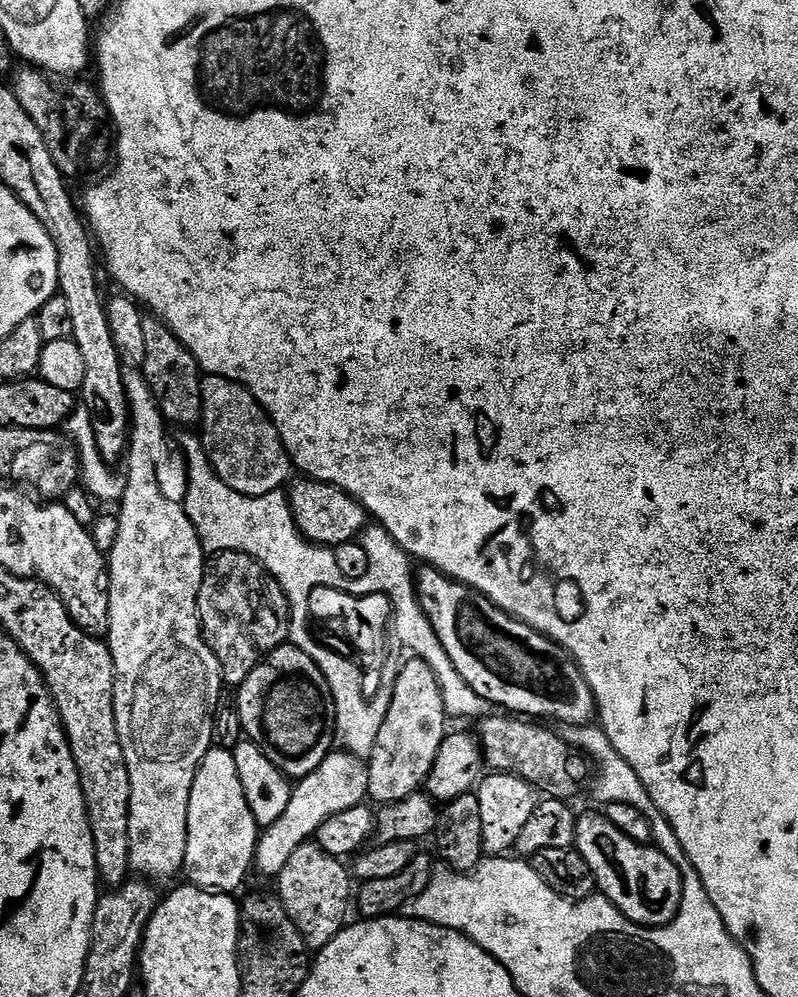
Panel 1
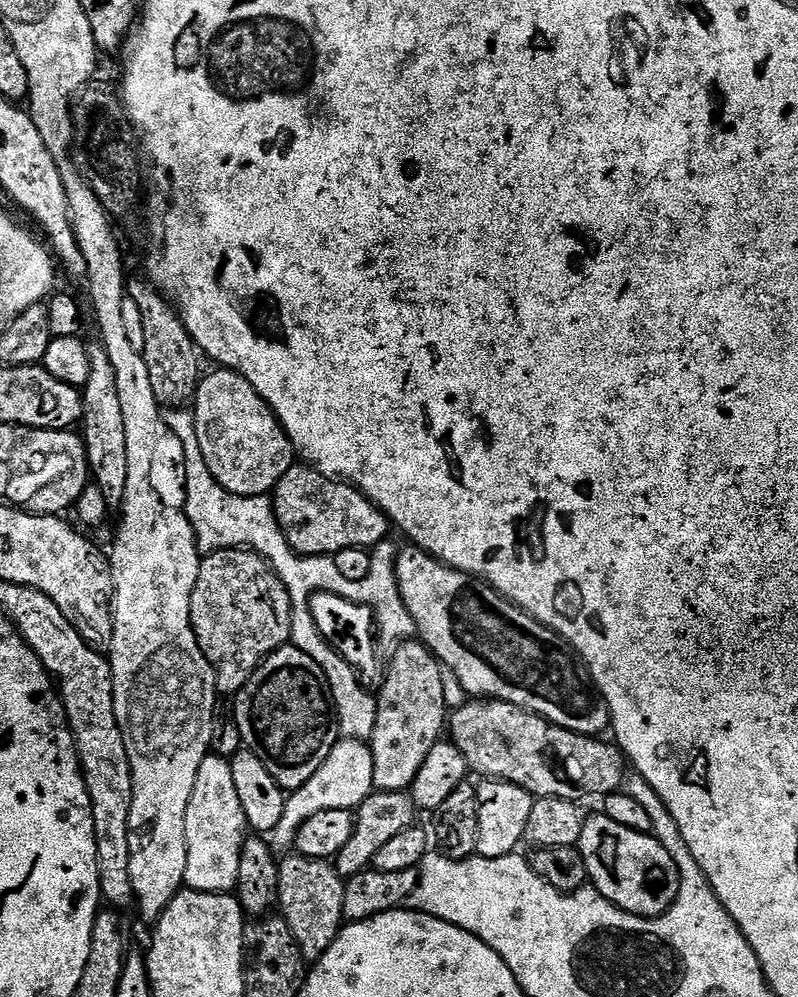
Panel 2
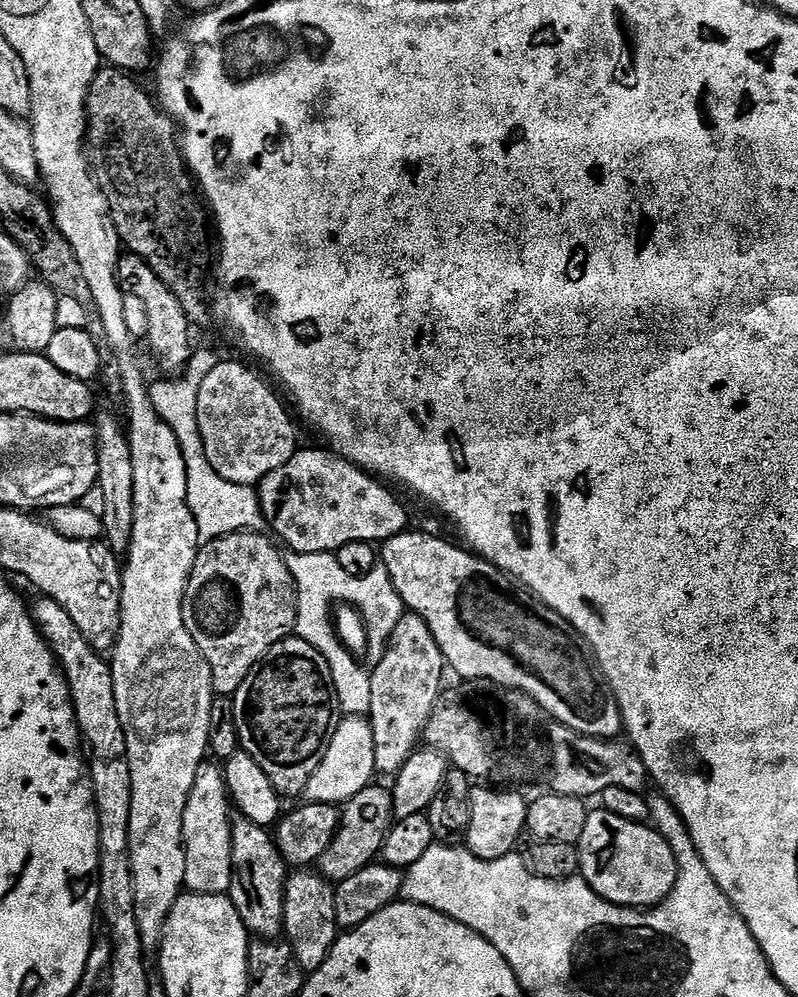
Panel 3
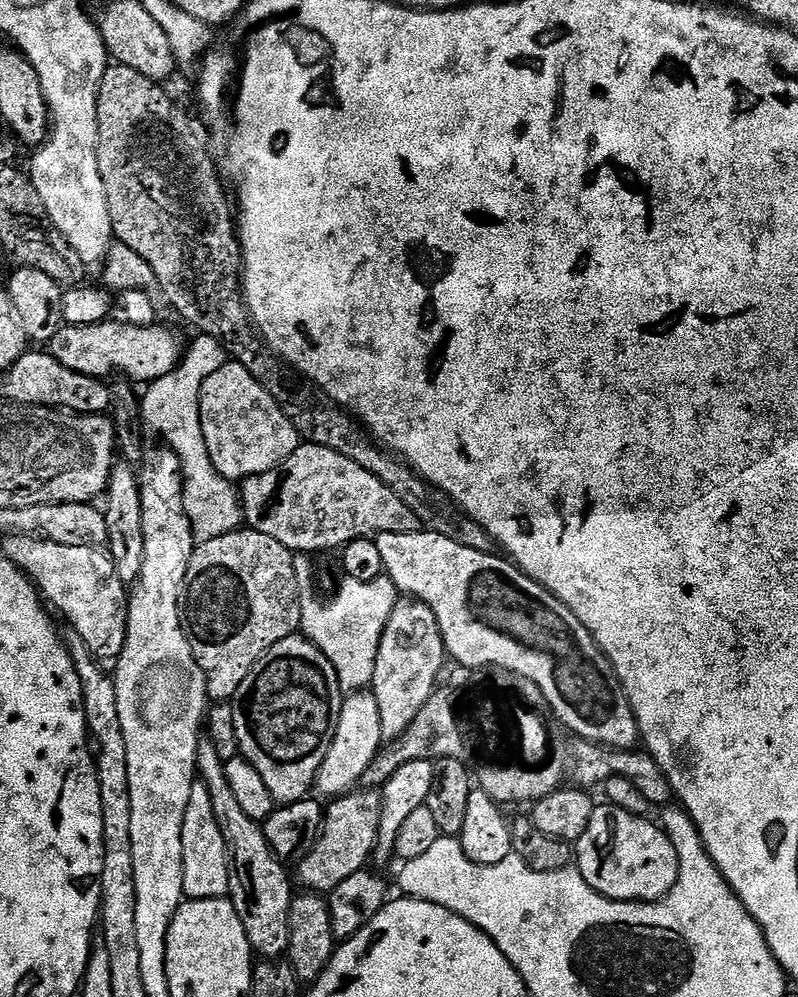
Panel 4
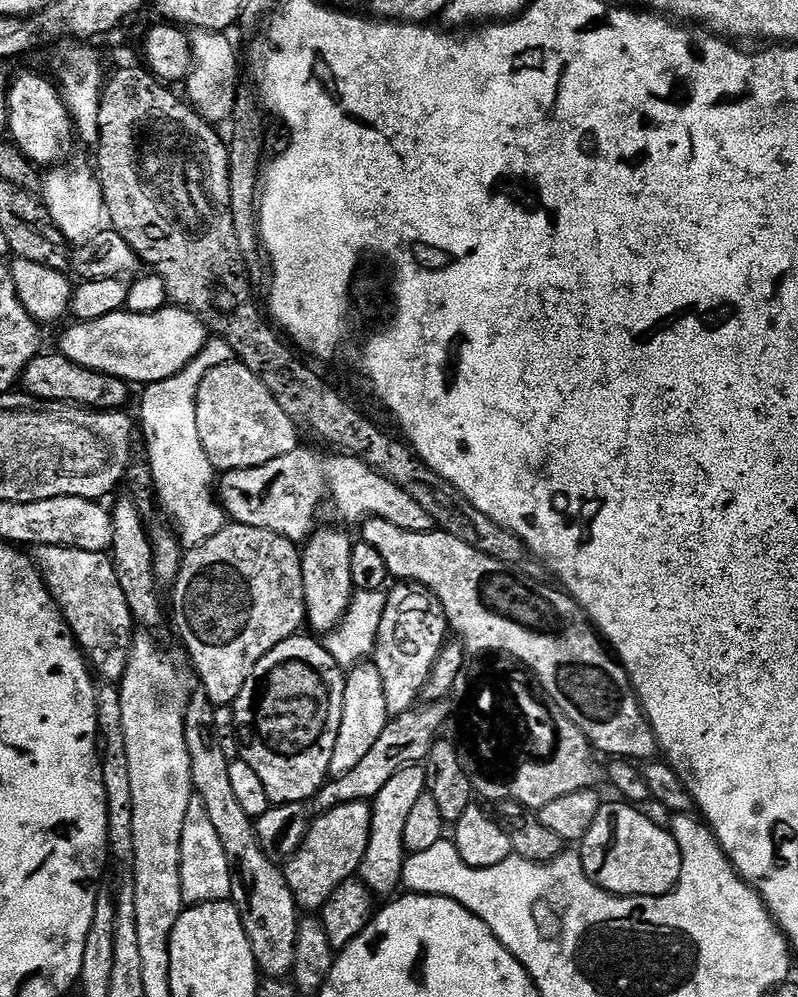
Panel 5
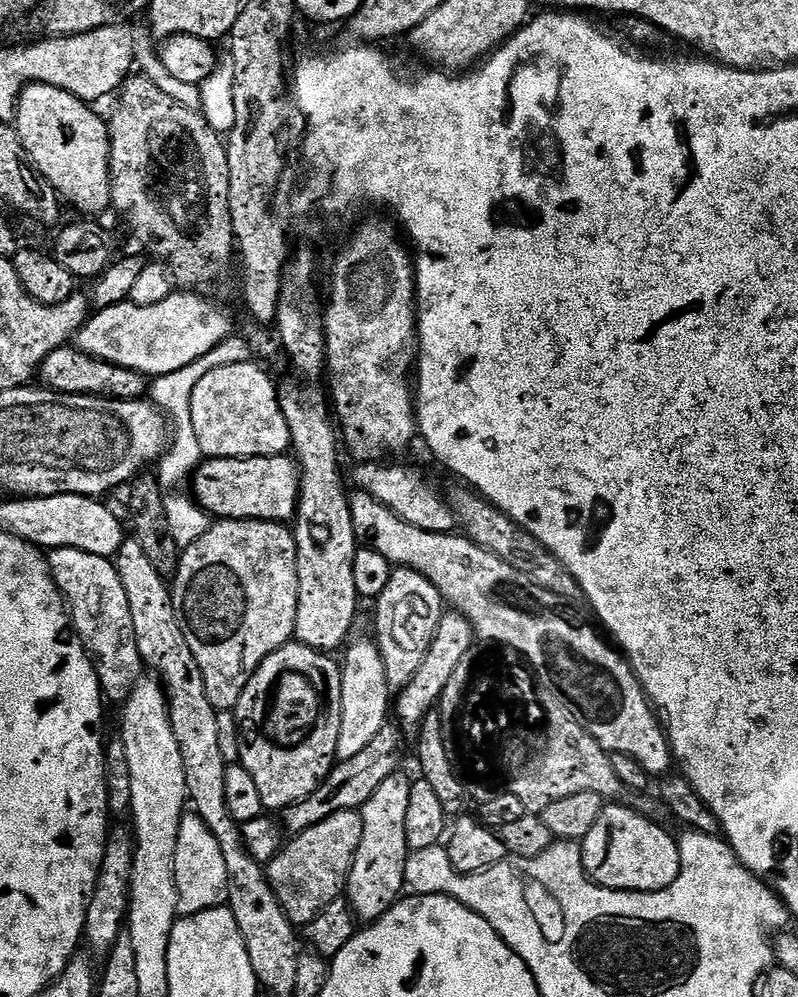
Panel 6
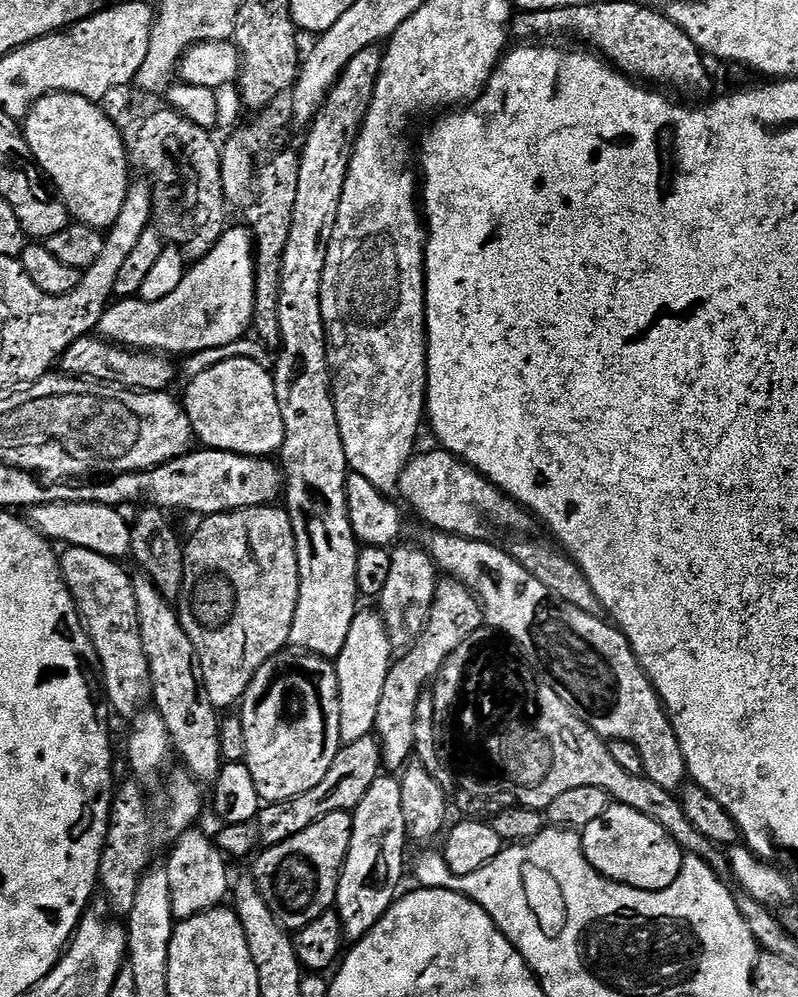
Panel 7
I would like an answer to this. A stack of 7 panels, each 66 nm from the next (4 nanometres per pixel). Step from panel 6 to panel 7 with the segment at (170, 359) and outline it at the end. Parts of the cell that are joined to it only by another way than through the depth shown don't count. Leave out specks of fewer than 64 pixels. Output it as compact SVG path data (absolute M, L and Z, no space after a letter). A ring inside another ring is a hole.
M229 227L225 230L215 246L185 271L182 282L178 290L174 290L174 294L166 294L166 298L158 302L120 298L111 306L105 307L104 316L98 325L99 335L105 341L125 350L139 350L144 354L171 354L180 358L211 348L229 346L236 340L245 339L246 333L251 329L254 314L256 257L251 232L247 227L239 227Z

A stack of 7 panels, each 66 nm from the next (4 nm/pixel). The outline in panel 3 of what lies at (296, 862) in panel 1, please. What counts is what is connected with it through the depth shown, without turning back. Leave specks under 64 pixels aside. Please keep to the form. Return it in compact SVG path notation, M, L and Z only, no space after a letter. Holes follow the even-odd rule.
M296 870L284 884L284 930L283 939L291 944L294 958L305 974L311 974L326 962L330 950L341 935L338 918L334 914L336 889L333 881L325 880L316 870Z

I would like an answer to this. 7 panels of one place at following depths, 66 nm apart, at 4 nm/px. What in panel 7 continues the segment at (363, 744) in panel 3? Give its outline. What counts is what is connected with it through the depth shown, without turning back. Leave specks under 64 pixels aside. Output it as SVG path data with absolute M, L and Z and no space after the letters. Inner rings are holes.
M357 611L350 634L346 637L346 646L342 646L342 654L334 663L340 691L340 743L345 745L373 735L382 686L386 686L386 674L394 663L394 649L379 611Z

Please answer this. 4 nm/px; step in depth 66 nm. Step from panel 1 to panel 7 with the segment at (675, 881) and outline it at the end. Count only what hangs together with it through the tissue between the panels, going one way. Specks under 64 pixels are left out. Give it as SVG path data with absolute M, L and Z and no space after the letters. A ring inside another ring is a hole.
M619 802L609 803L602 818L594 818L590 826L583 828L582 839L584 857L593 870L615 884L647 892L661 892L680 879L686 859L674 838L670 838L654 818L646 818L646 814L638 814L638 810Z

